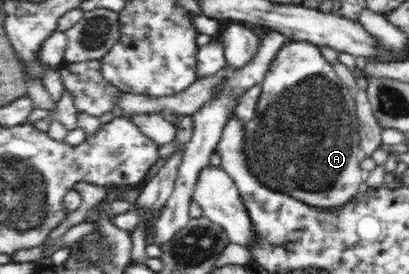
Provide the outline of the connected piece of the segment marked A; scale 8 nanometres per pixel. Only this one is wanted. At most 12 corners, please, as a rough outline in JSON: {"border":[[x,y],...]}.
{"border":[[290,42],[243,121],[249,170],[337,210],[357,199],[354,93]]}

